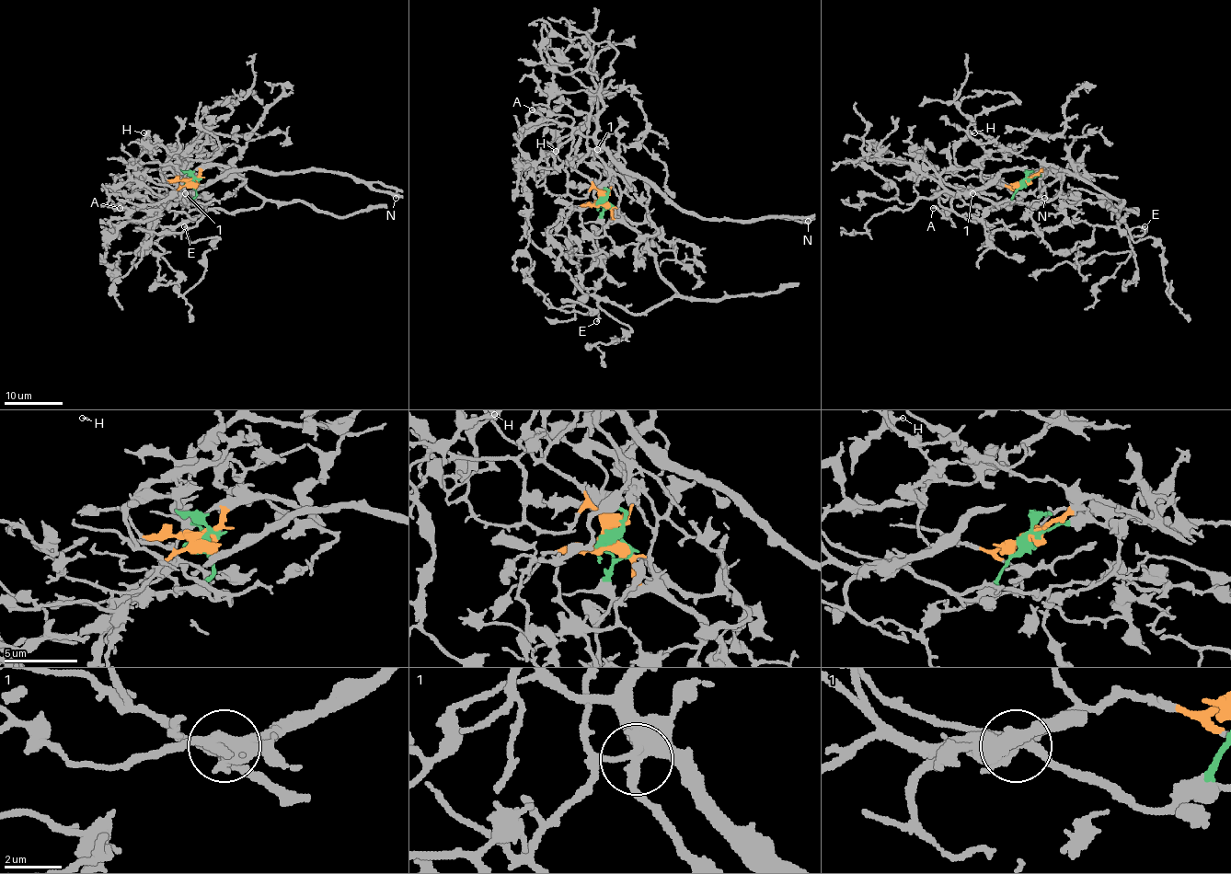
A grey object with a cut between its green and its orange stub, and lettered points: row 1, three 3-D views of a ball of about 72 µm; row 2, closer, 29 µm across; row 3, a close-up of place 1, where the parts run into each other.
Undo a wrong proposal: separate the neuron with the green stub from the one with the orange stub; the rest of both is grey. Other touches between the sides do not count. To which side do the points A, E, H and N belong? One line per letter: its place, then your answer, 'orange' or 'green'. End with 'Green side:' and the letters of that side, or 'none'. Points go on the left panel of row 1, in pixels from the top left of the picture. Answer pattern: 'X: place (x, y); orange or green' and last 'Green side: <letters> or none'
A: place (120, 208); green
E: place (184, 226); orange
H: place (143, 132); orange
N: place (396, 198); green
Green side: A, N

